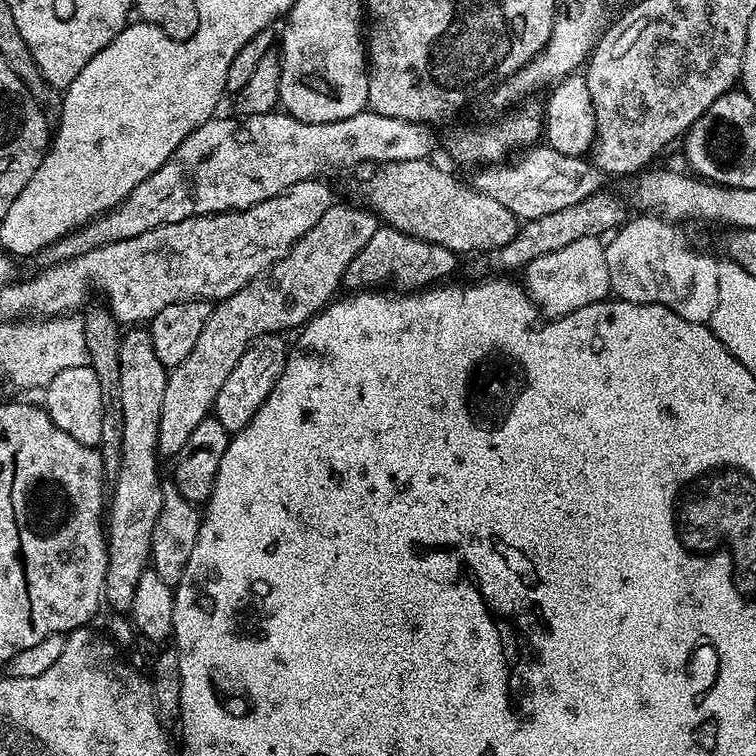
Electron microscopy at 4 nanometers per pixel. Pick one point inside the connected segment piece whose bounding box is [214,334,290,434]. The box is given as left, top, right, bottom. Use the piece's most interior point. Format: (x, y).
(252, 381)

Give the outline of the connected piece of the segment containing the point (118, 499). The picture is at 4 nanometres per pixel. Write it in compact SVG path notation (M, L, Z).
M132 326L121 338L121 374L123 435L121 464L115 472L110 484L110 509L106 520L106 539L108 541L108 565L104 579L103 599L113 613L124 614L131 609L134 602L134 590L138 590L138 578L146 571L152 554L154 538L154 522L158 522L158 514L162 510L162 498L165 485L160 484L160 463L162 457L158 451L158 418L162 418L162 397L166 394L166 382L169 369L158 362L158 354L154 354L154 342L143 327Z

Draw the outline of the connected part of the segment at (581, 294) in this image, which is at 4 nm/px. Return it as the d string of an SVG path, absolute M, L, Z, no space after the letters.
M599 236L578 238L578 242L570 242L570 246L562 250L542 254L542 258L534 258L534 262L525 266L522 270L522 287L541 317L565 316L582 306L609 299L612 287L610 274L606 271L604 245L605 241Z

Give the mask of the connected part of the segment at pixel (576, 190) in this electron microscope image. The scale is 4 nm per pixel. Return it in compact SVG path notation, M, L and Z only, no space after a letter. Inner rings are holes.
M533 146L507 162L490 164L477 172L480 173L474 181L476 191L502 202L502 206L513 212L520 222L542 218L542 214L554 214L566 206L574 206L576 202L590 198L590 194L601 191L606 180L605 173L584 156L558 154L558 150L547 146Z

